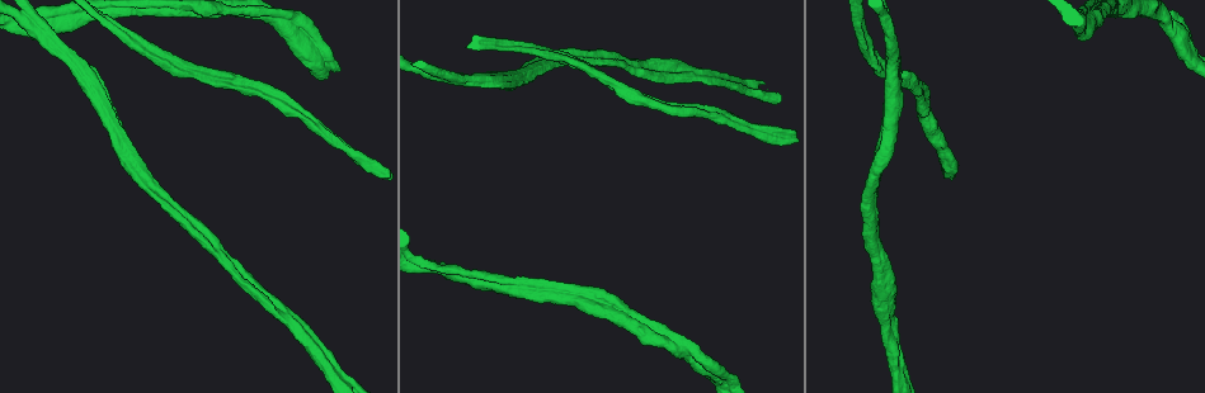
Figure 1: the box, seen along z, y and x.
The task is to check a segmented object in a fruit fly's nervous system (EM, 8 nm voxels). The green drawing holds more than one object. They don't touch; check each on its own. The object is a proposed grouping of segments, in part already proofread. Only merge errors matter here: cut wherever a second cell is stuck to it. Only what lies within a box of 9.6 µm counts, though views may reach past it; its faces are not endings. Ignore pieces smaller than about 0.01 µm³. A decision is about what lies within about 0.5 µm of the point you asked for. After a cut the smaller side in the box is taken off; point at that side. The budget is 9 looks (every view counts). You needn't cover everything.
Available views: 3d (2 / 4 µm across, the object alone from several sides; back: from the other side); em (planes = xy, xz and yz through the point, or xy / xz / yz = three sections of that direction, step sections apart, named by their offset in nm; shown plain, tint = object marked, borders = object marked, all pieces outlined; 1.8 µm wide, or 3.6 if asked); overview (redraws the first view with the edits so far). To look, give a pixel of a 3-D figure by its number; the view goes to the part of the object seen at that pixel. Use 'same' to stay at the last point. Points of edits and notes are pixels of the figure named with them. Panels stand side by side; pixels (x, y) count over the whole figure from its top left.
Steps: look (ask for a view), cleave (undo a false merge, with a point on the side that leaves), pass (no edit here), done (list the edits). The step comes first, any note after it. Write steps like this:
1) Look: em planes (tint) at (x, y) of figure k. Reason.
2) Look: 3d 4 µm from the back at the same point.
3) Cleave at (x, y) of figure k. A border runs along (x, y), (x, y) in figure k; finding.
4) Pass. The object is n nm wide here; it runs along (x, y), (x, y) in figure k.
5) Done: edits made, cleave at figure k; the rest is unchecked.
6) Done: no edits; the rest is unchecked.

Look: 3d 4 µm at (1180, 39) of figure 1. A fork.

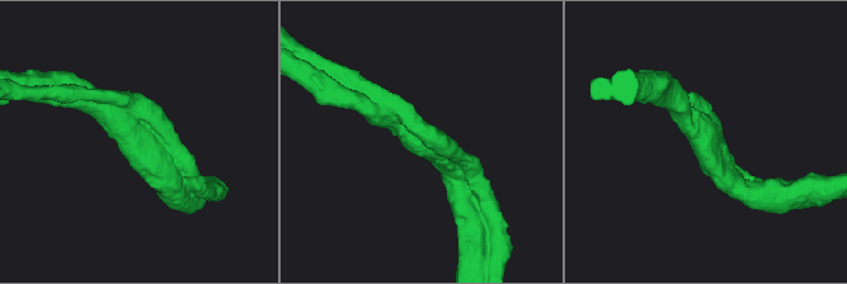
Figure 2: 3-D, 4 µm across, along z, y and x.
Look: em xz step 8 (tint) at (705, 136) of figure 2.

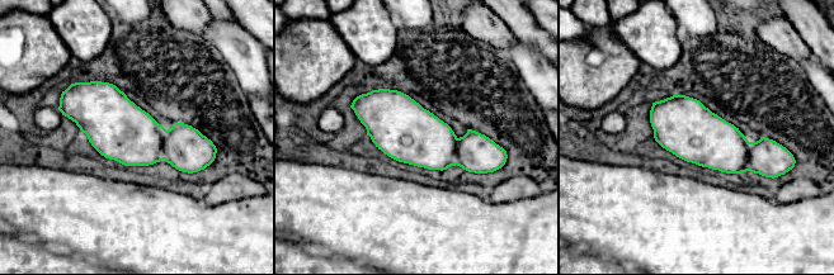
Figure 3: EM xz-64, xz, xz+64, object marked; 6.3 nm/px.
Look: em planes (borders) at the same point.

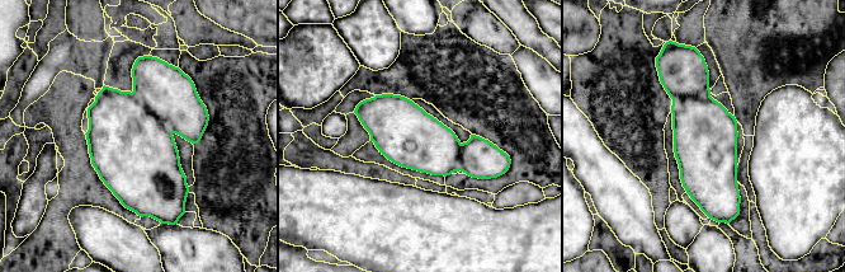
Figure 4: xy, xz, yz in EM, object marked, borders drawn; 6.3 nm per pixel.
Pass. The object is 380 nm wide here; all the same cell.

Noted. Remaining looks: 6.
Look: em yz step 8 (tint) at (427, 71) of figure 1.

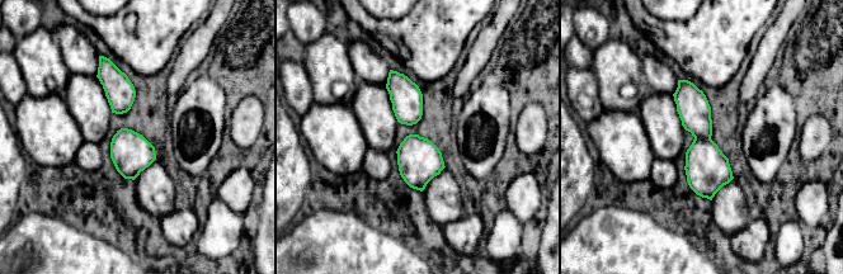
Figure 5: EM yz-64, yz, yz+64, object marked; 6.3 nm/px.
Cleave at (692, 105) of figure 5. A second cell is stuck on.

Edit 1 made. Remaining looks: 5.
Done: edits made, cleave at figure 5; the rest is unchecked.

